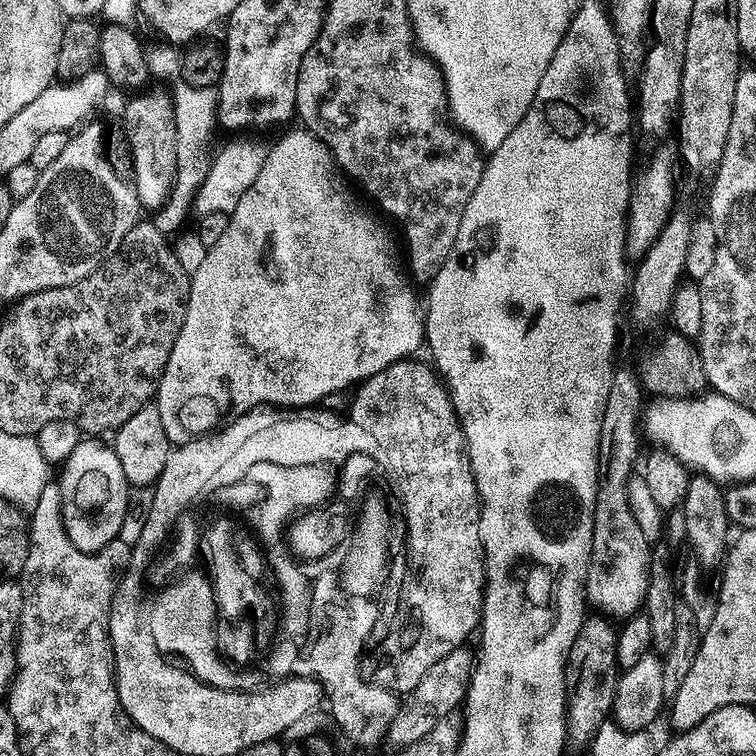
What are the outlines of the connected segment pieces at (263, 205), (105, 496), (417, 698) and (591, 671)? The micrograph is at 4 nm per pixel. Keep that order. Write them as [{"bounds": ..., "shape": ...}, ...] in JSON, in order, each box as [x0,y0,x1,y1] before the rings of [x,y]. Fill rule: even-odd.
[{"bounds":[154,131,425,446],"shape":[[[299,131],[286,133],[276,145],[273,143],[269,147],[266,162],[258,178],[254,178],[254,186],[250,186],[250,190],[242,194],[238,206],[234,206],[222,238],[218,238],[214,246],[207,248],[200,265],[191,269],[184,325],[182,330],[178,330],[174,350],[170,350],[166,370],[154,397],[158,414],[162,414],[162,430],[166,430],[173,445],[179,446],[186,438],[203,436],[213,431],[221,423],[220,415],[231,408],[233,413],[243,414],[261,406],[275,406],[281,410],[304,410],[309,406],[316,406],[319,400],[324,400],[343,388],[351,389],[374,374],[386,370],[396,361],[419,353],[416,351],[425,343],[422,308],[421,305],[420,308],[416,305],[413,281],[402,263],[401,249],[400,252],[396,249],[395,238],[388,233],[387,226],[383,224],[385,221],[371,207],[368,209],[347,188],[349,185],[346,183],[346,177],[343,171],[336,167],[332,151],[313,132]]]},{"bounds":[59,438,130,552],"shape":[[[84,438],[78,446],[74,446],[74,454],[64,461],[59,469],[60,480],[60,519],[64,521],[64,532],[83,552],[97,552],[117,539],[122,530],[122,518],[126,518],[126,506],[130,485],[126,474],[122,474],[122,462],[118,462],[115,447],[99,444],[99,439]]]},{"bounds":[388,646,476,747],"shape":[[[458,646],[450,654],[430,666],[426,674],[419,680],[415,690],[403,699],[388,731],[388,738],[396,742],[396,745],[408,747],[416,744],[437,725],[439,720],[455,713],[463,703],[464,696],[468,692],[469,682],[472,680],[476,659],[475,653],[473,651],[471,653],[467,648]]]},{"bounds":[564,618,618,745],"shape":[[[604,618],[585,619],[578,630],[578,638],[574,638],[574,646],[570,646],[568,661],[564,663],[564,681],[568,691],[568,710],[566,713],[566,740],[569,745],[591,745],[598,726],[602,726],[609,719],[616,693],[618,679],[618,665],[616,663],[616,633],[615,627],[611,628],[609,621]]]}]

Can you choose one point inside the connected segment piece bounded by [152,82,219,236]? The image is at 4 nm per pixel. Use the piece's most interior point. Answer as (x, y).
(196, 109)

